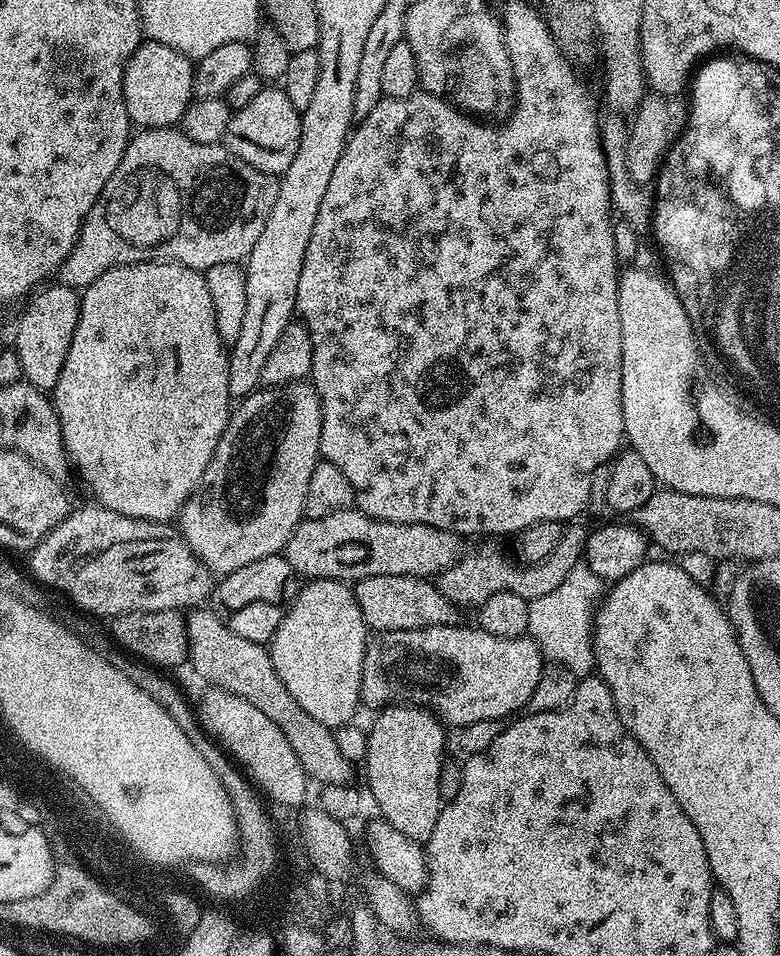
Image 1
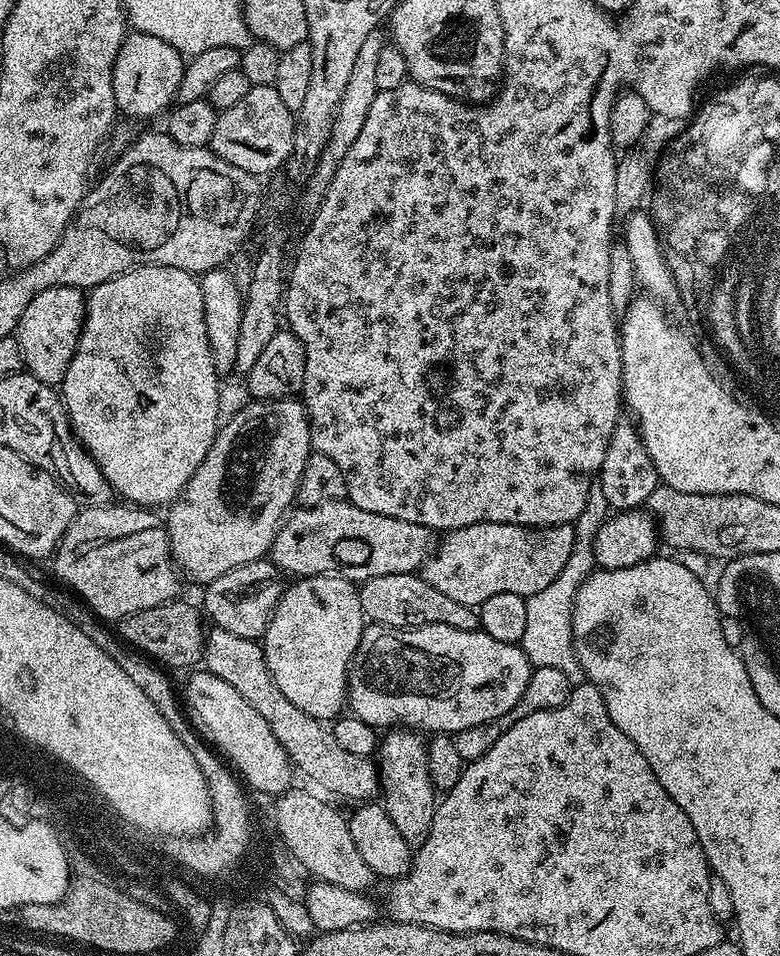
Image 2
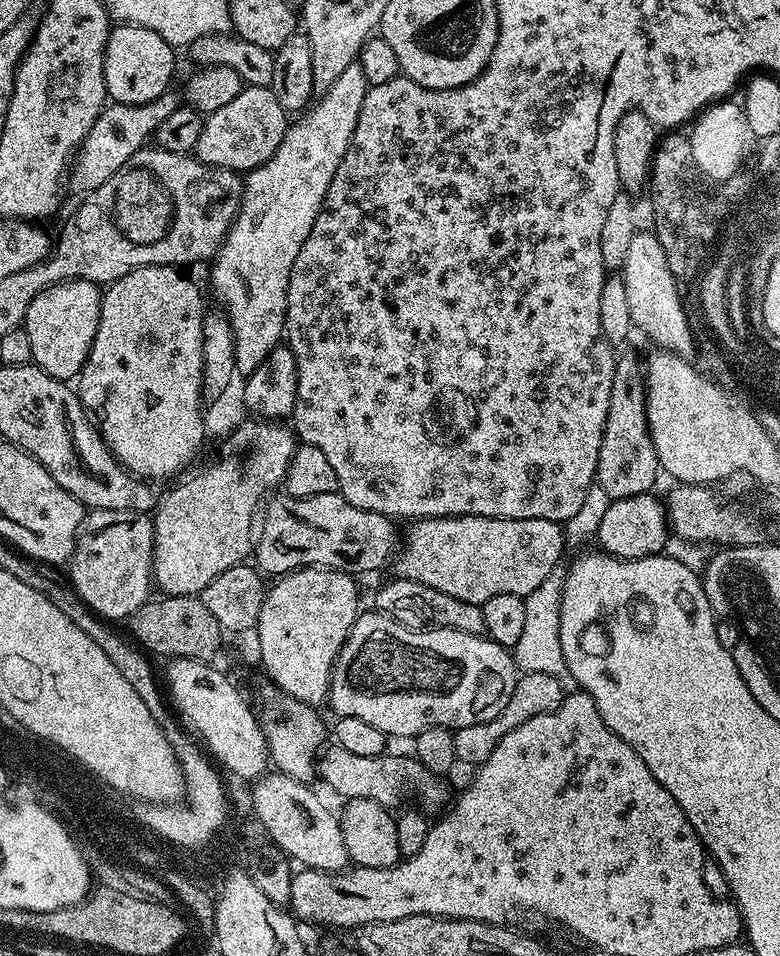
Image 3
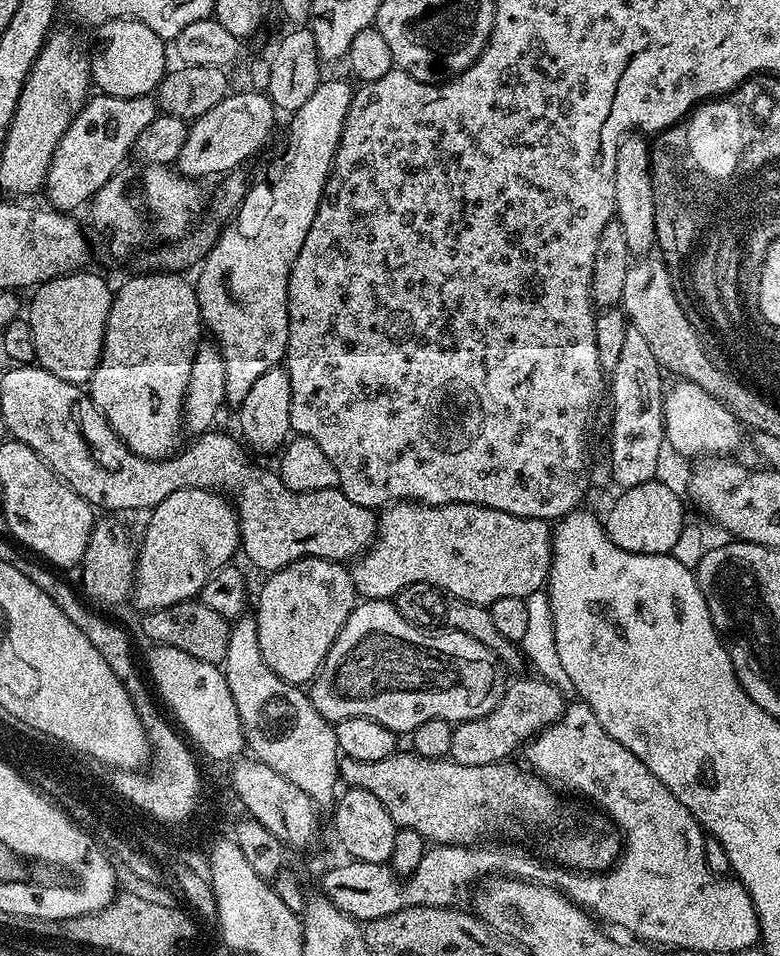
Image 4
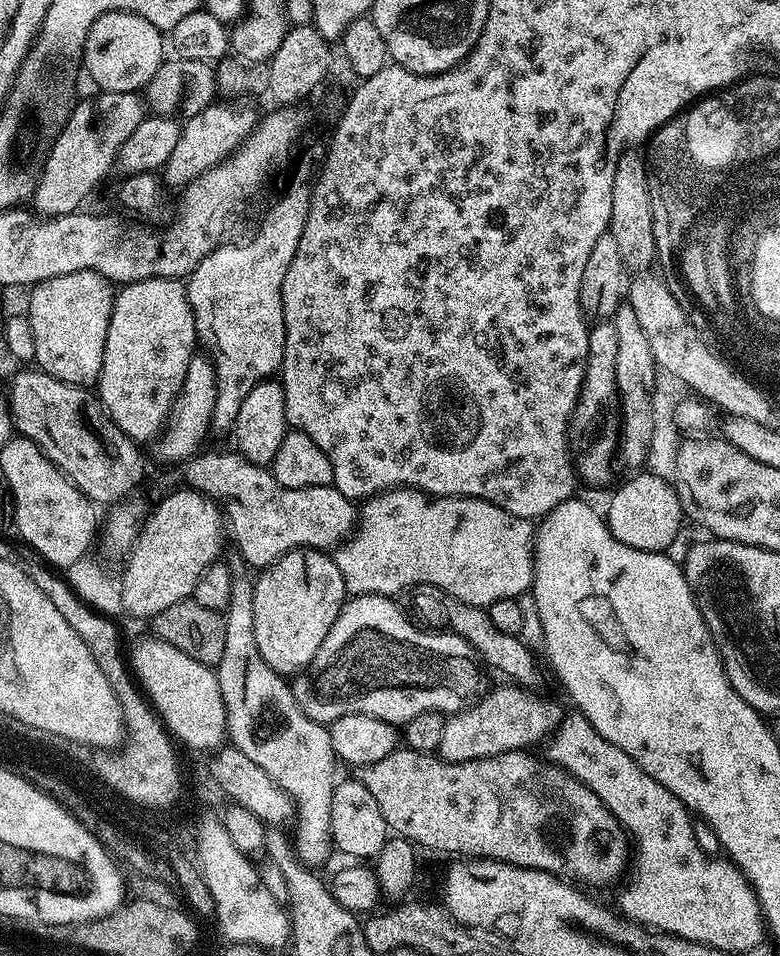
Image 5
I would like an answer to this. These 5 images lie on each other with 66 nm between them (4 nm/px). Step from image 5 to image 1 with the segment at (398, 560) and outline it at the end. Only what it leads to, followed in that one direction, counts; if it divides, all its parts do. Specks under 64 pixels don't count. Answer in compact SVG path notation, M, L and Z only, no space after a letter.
M580 522L569 523L562 538L558 538L558 546L554 546L550 558L546 558L542 564L525 566L511 559L508 561L496 548L469 551L453 568L440 573L438 587L442 590L442 594L446 594L446 598L450 598L450 602L459 604L464 610L479 609L480 604L486 602L486 598L503 592L519 594L529 601L542 598L542 594L550 594L550 590L555 590L566 579L566 574L570 574L570 570L574 570L574 566L584 560L584 547L588 541L588 534L589 529L583 528Z

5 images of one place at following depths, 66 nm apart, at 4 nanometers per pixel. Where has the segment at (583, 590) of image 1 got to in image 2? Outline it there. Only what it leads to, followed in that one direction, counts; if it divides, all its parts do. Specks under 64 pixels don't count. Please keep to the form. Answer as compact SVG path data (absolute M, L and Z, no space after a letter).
M593 486L586 498L586 506L582 506L582 514L574 521L576 526L576 541L574 550L570 550L570 559L566 566L562 566L558 578L546 586L546 590L538 590L538 594L526 599L526 630L522 634L519 645L526 654L526 658L533 668L551 666L566 674L566 678L575 686L585 683L586 677L582 666L578 662L578 654L572 637L572 611L580 584L597 567L596 559L592 553L592 543L598 530L610 515L610 509L602 490Z

